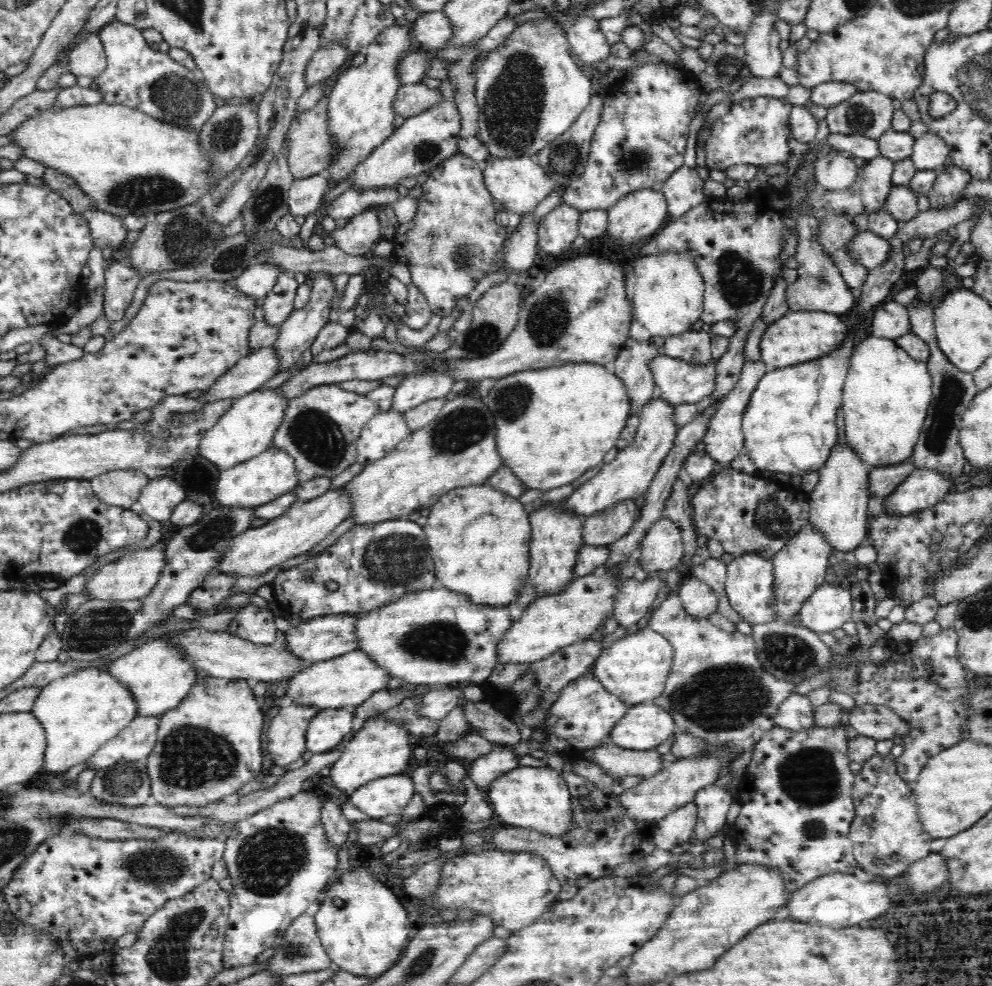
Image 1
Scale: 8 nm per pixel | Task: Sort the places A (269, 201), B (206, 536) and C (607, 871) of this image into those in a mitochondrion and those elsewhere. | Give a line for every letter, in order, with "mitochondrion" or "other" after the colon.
A: mitochondrion
B: mitochondrion
C: other

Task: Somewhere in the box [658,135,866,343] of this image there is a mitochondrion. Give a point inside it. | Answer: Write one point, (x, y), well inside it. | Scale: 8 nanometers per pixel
(741, 281)

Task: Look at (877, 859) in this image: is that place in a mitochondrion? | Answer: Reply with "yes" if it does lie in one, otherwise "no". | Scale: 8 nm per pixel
yes

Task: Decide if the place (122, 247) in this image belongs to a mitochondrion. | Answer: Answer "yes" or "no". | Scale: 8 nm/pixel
no

